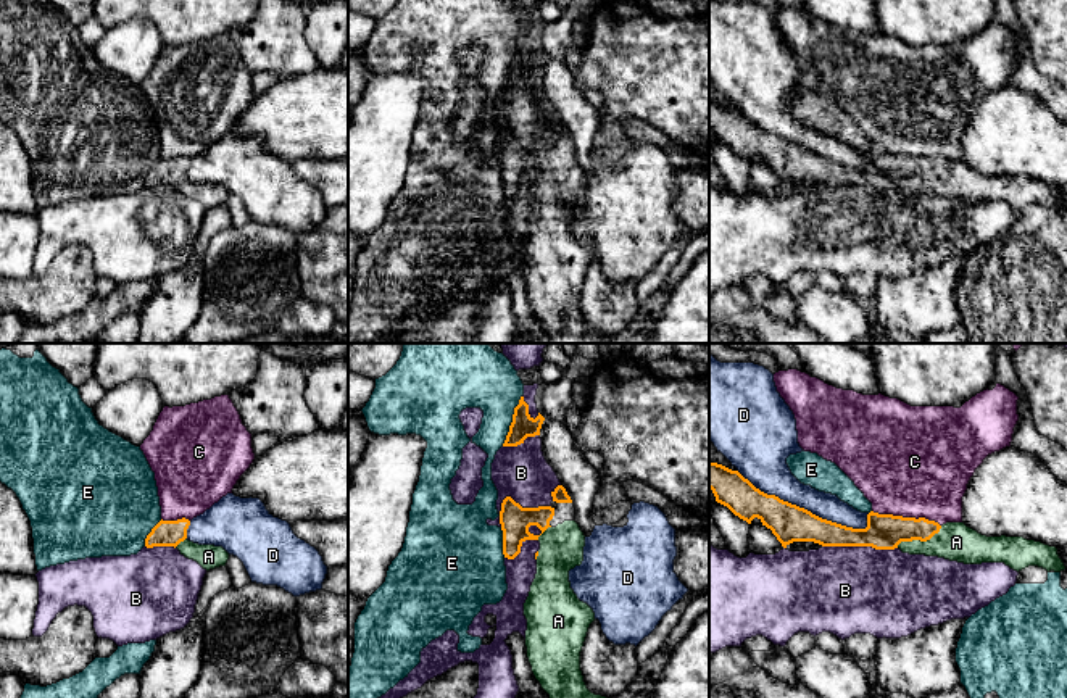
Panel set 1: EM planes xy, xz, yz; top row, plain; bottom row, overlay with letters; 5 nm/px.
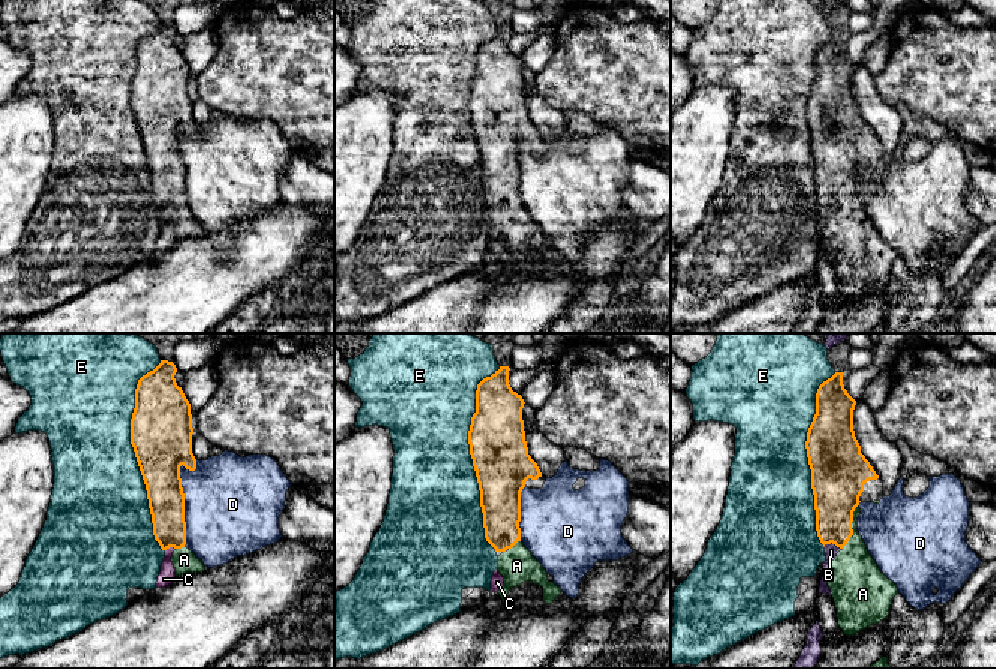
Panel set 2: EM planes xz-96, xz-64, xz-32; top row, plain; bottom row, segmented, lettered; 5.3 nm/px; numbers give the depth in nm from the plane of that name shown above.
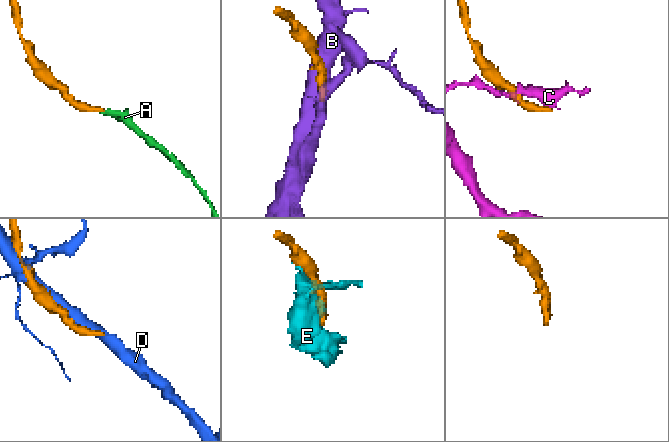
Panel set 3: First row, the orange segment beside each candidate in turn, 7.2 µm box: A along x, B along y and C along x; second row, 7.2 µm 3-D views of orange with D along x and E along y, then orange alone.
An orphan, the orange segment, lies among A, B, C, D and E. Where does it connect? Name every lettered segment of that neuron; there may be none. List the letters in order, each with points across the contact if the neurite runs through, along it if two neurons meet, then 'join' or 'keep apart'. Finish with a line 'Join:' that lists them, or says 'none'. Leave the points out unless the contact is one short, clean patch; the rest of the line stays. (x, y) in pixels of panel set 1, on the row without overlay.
A: runs through yz (884, 170), (905, 171), (919, 178), (956, 181); join
B: keep apart
C: keep apart
D: keep apart
E: keep apart
Join: A

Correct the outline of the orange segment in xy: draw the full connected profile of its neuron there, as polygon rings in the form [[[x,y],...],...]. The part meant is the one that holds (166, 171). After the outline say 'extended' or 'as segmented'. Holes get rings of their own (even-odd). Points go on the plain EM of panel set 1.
[[[182,156],[177,160],[160,160],[145,177],[145,185],[174,185],[189,198],[197,200],[203,208],[210,210],[226,205],[229,192],[222,185],[198,184],[187,177],[190,160]]]; extended

